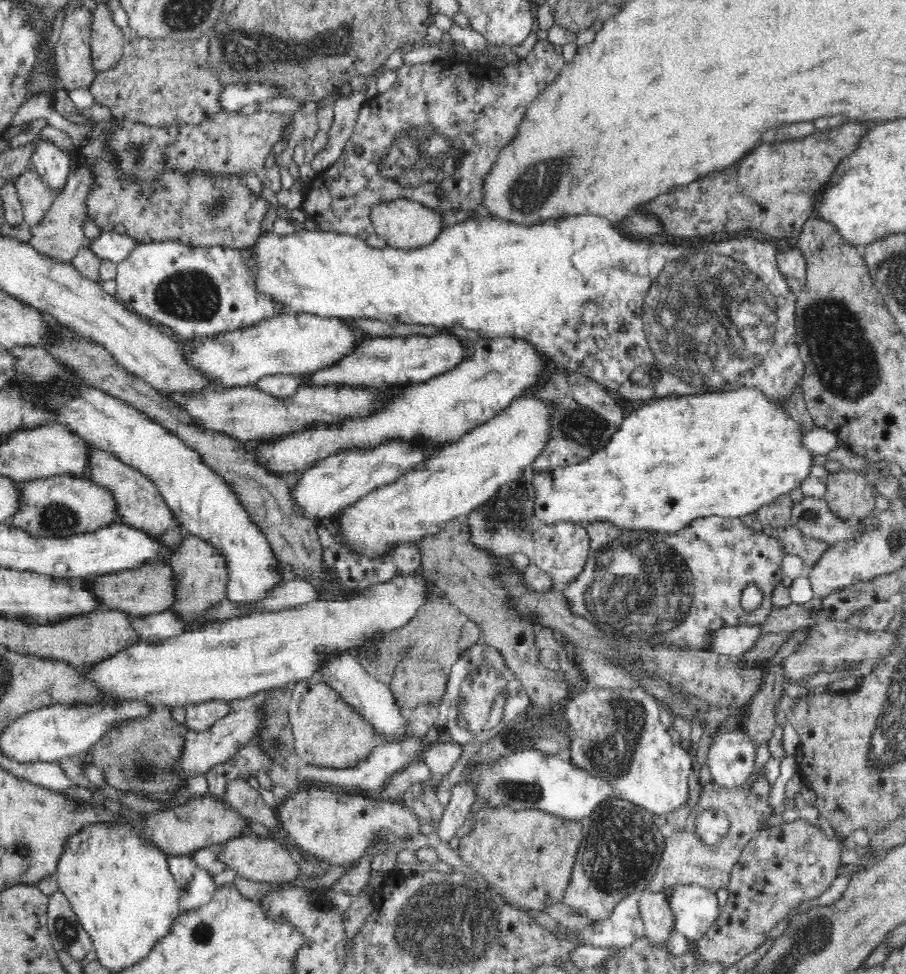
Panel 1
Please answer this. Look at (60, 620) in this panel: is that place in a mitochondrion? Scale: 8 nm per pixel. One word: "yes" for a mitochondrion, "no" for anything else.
no

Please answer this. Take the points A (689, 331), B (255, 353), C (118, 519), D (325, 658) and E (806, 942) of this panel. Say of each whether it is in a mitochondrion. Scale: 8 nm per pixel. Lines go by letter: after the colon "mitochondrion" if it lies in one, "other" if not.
A: mitochondrion
B: other
C: other
D: other
E: mitochondrion

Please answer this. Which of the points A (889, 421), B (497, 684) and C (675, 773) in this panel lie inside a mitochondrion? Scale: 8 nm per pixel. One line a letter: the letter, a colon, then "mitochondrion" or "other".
A: other
B: mitochondrion
C: other

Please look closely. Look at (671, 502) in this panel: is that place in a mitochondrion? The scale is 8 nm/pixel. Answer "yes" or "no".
no

